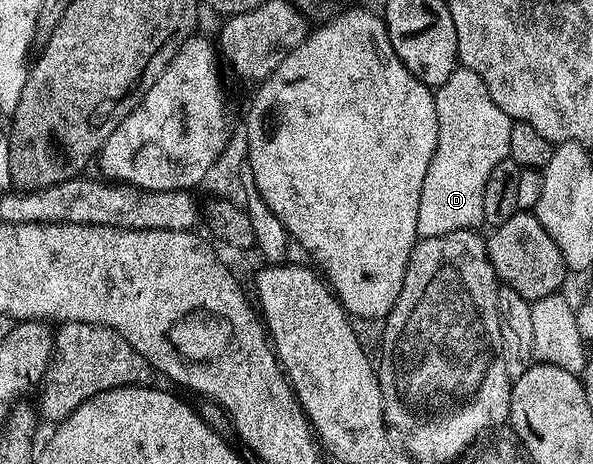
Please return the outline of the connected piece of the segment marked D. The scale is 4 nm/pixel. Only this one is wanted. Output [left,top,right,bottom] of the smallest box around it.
[418,66,509,232]

